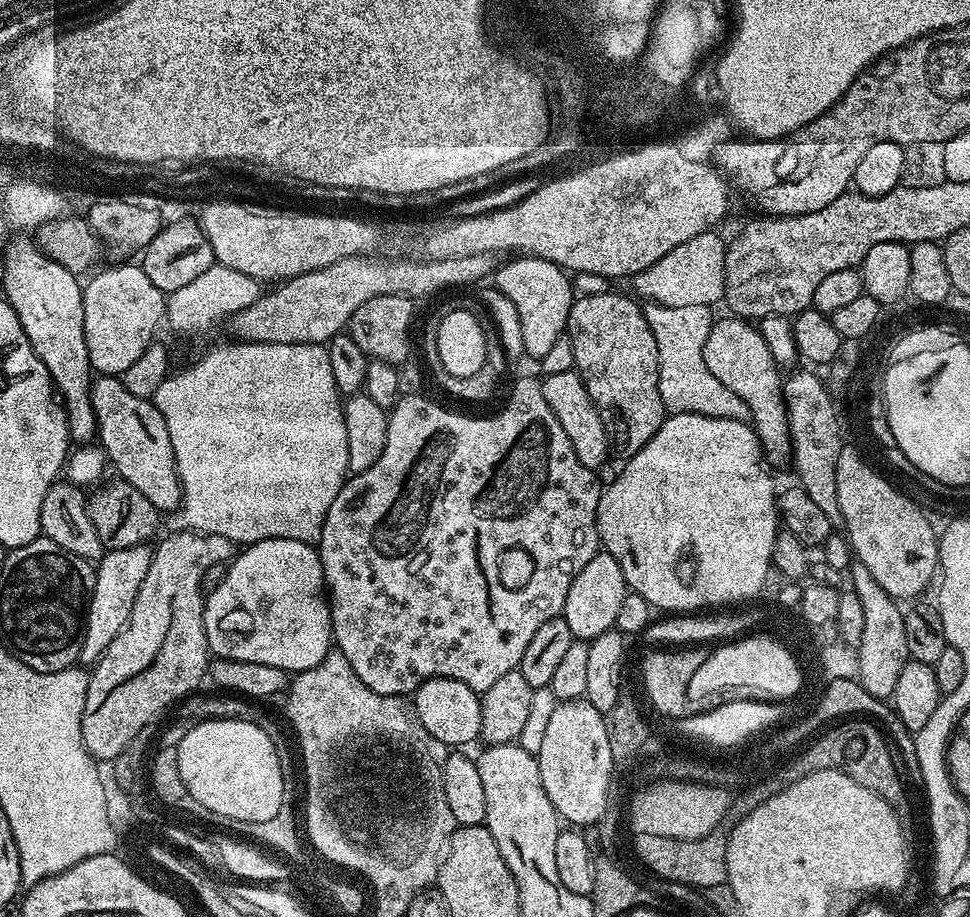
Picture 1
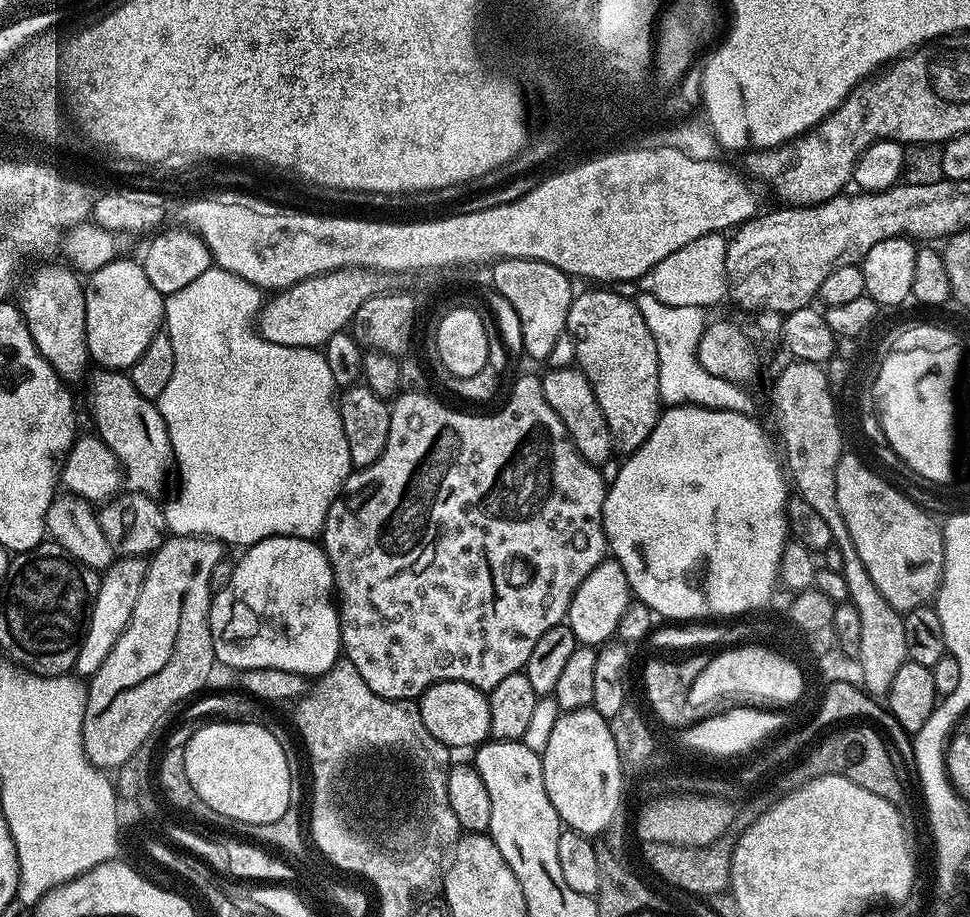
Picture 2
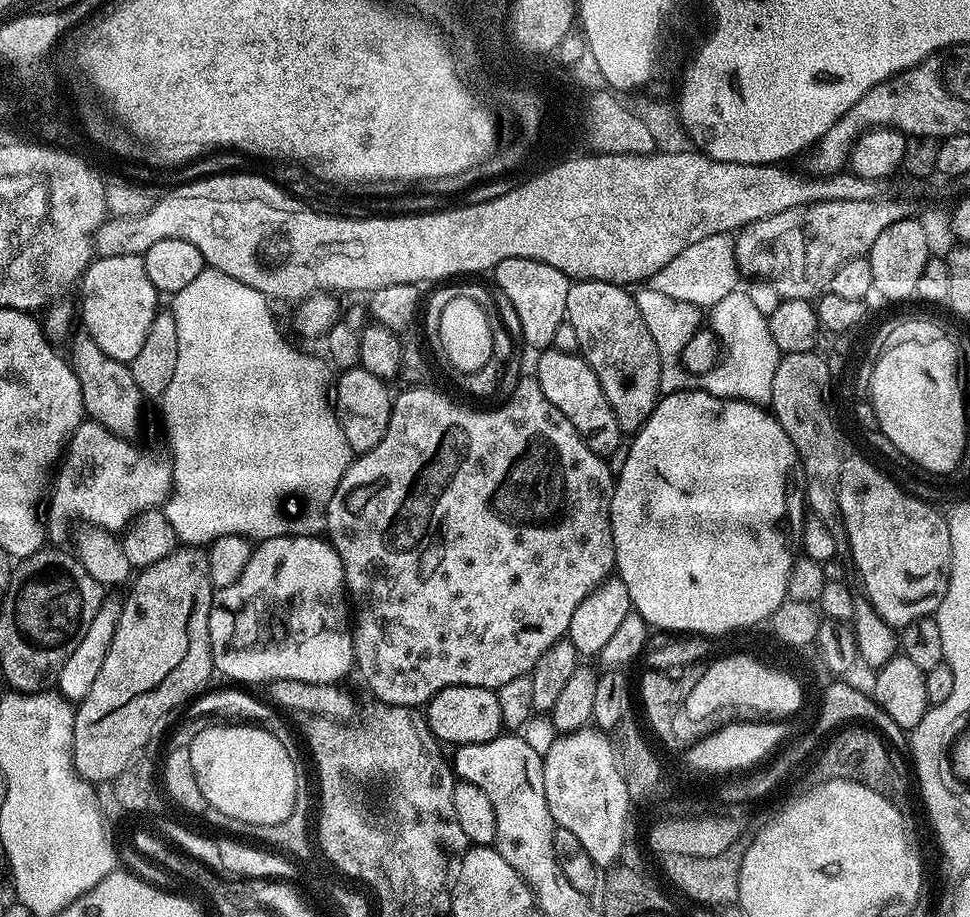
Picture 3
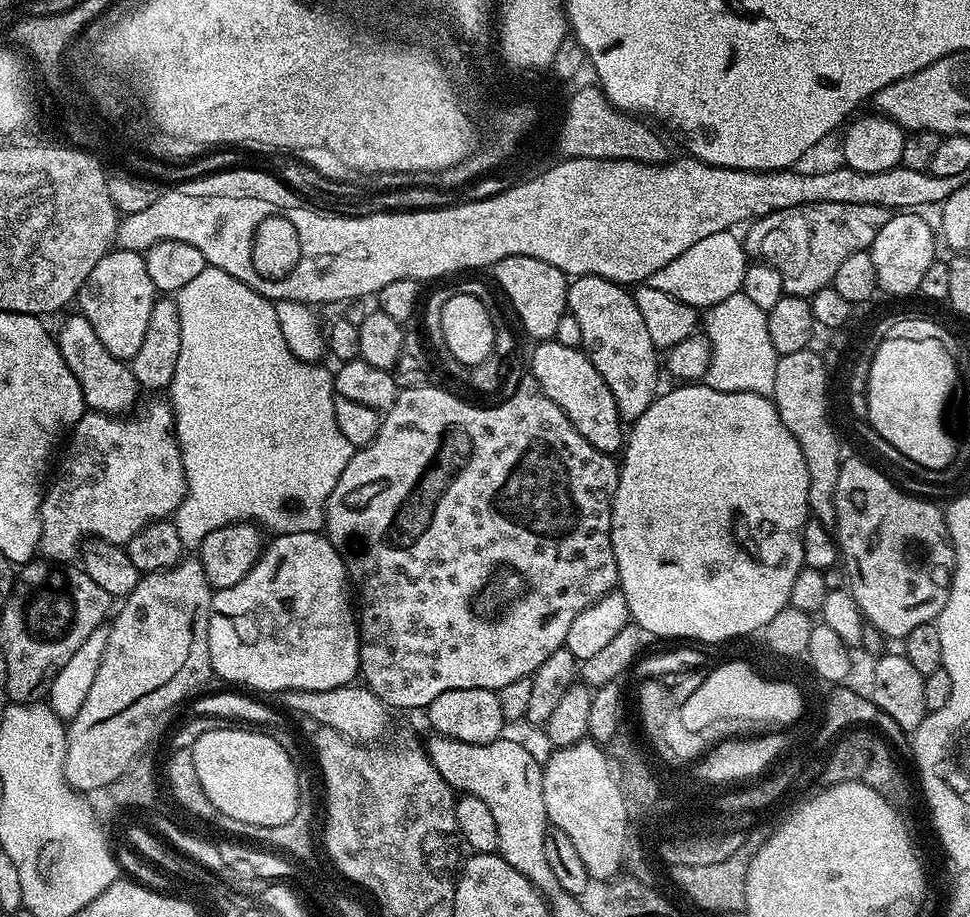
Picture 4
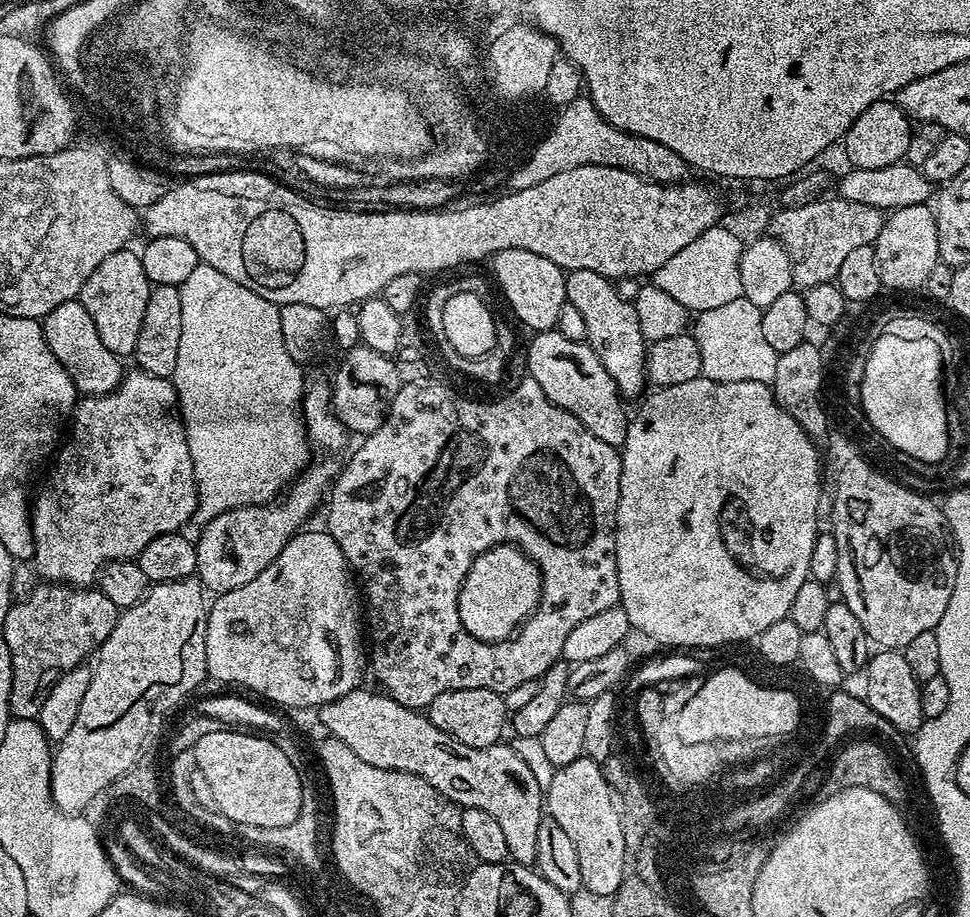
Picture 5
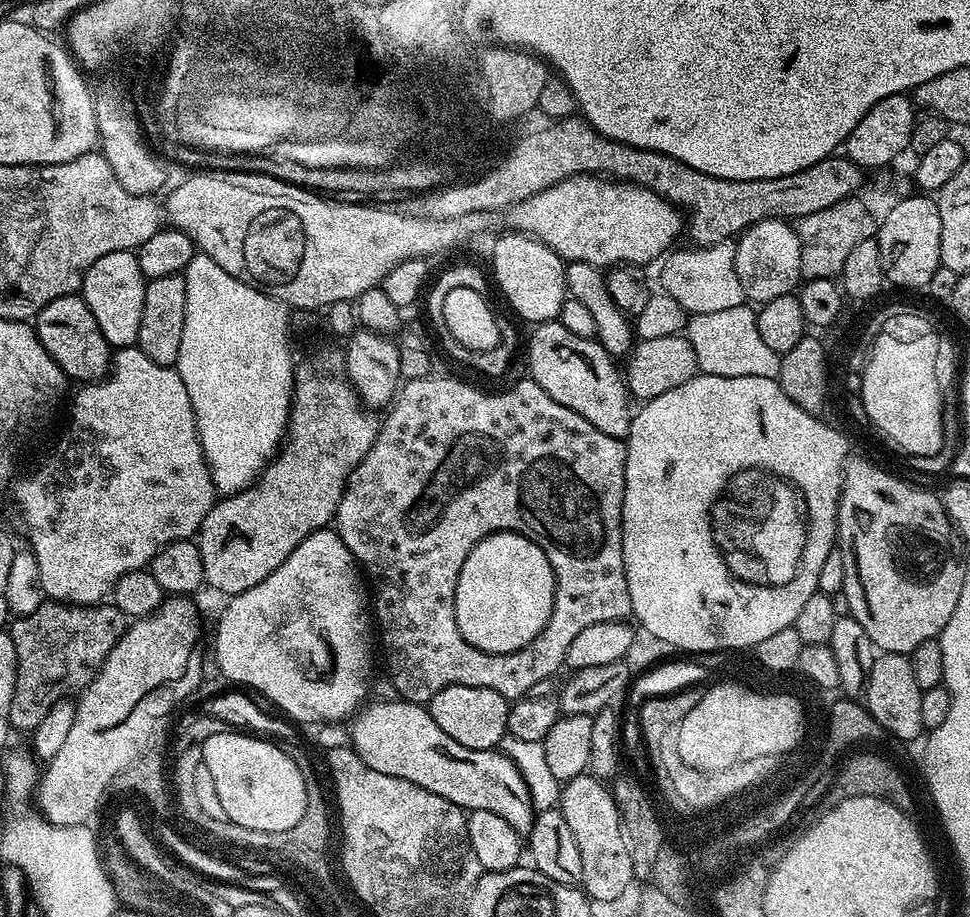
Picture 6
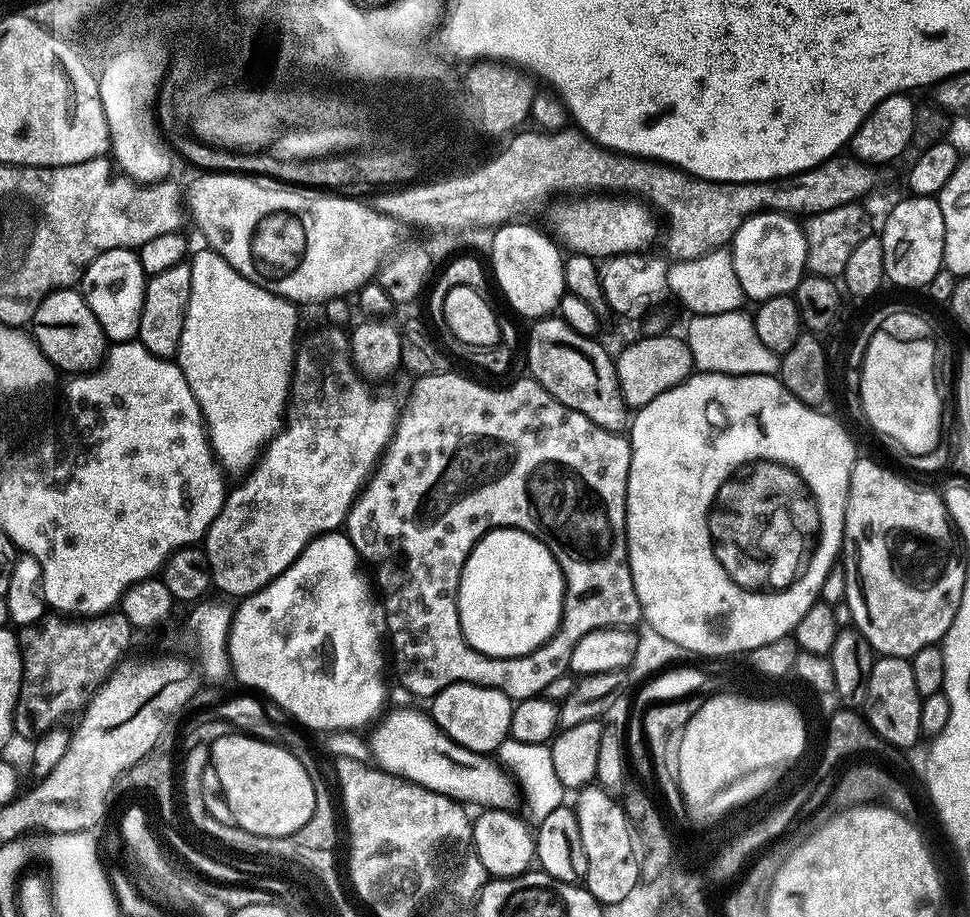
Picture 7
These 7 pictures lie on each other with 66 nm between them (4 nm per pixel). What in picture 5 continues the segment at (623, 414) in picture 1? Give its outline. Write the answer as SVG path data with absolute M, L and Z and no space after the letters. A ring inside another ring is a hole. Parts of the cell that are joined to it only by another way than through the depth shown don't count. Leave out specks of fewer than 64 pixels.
M574 270L564 278L566 286L565 301L581 312L586 322L586 342L598 354L606 374L614 378L614 386L621 396L631 398L646 385L644 359L648 356L648 344L639 326L638 314L633 301L619 293L617 285L594 270Z

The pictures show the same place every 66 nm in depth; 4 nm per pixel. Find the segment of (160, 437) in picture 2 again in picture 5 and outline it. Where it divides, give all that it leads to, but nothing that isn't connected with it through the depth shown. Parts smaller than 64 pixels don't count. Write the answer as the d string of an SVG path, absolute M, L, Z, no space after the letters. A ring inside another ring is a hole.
M79 299L70 302L62 302L62 306L54 306L50 314L43 321L46 346L62 362L66 374L74 382L77 393L103 394L112 392L124 381L125 365L122 366L121 357L115 356L110 350L106 350L102 338L98 338L98 326L94 326L94 318L90 318L90 310L81 304Z

